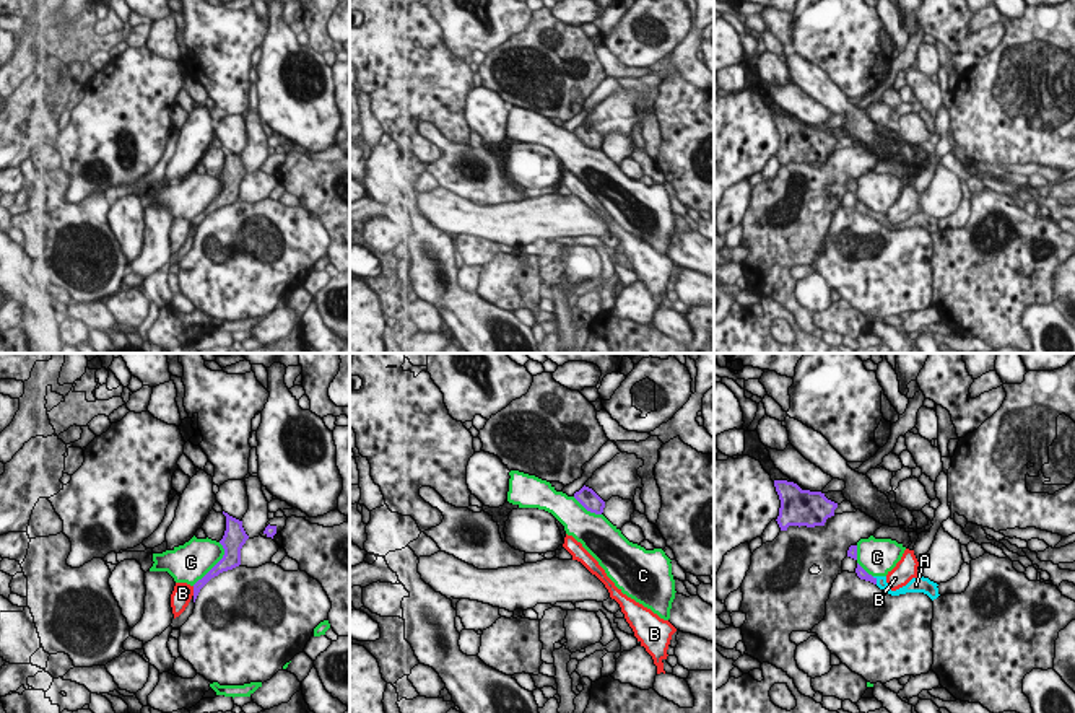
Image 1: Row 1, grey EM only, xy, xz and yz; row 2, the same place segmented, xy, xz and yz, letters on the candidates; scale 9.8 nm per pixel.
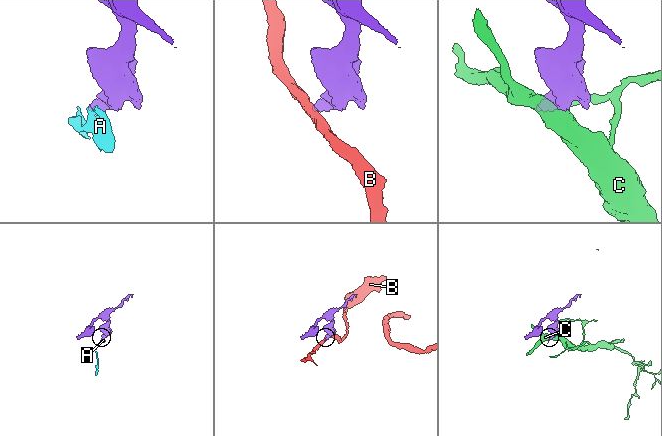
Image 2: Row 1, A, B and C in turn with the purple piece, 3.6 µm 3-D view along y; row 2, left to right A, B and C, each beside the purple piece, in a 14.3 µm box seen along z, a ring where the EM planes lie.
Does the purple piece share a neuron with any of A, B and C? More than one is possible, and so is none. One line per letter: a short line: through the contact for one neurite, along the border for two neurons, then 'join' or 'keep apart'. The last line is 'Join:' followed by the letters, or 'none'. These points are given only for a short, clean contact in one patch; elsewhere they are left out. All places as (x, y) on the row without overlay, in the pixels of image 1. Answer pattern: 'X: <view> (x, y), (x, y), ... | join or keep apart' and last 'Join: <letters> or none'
A: yz (859, 205), (875, 215), (882, 218) | join
B: xy (192, 222), (194, 230) | keep apart
C: keep apart
Join: A

